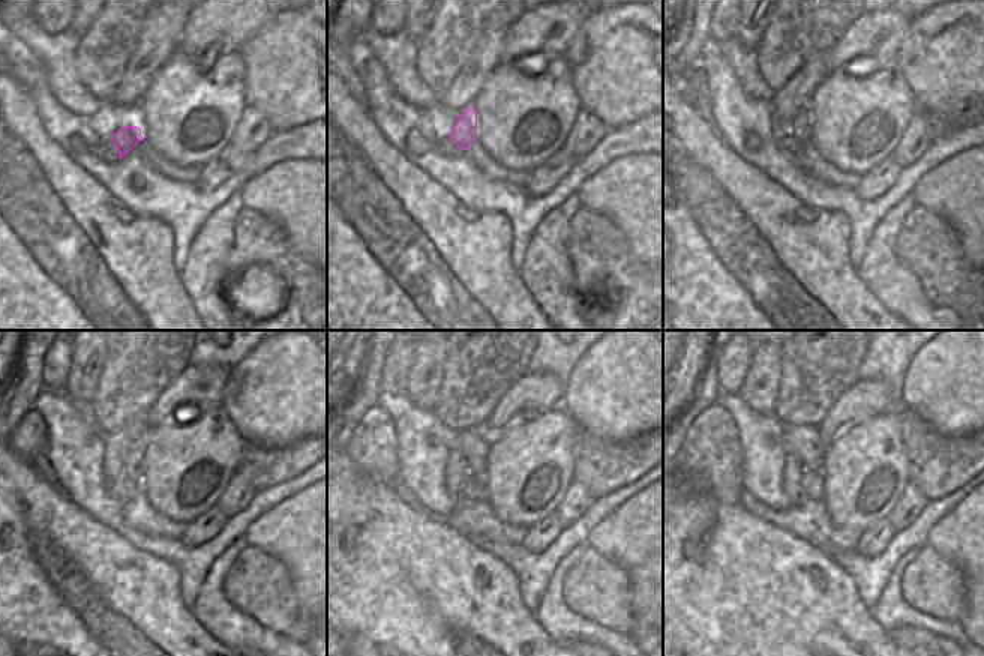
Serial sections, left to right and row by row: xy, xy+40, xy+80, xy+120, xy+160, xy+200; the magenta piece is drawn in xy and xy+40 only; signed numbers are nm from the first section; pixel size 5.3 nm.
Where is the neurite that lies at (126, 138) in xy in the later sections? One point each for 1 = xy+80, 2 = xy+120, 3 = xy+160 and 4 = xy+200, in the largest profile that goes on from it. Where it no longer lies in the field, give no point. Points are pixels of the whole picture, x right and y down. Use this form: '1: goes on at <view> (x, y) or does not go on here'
1: goes on at xy+80 (801, 128)
2: goes on at xy+120 (132, 463)
3: goes on at xy+160 (474, 443)
4: goes on at xy+200 (803, 440)

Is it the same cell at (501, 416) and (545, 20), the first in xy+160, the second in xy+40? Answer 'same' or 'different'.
same

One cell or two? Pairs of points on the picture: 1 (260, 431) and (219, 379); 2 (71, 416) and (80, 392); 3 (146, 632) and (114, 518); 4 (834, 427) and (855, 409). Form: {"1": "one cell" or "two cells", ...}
{"1": "two cells", "2": "two cells", "3": "two cells", "4": "one cell"}

